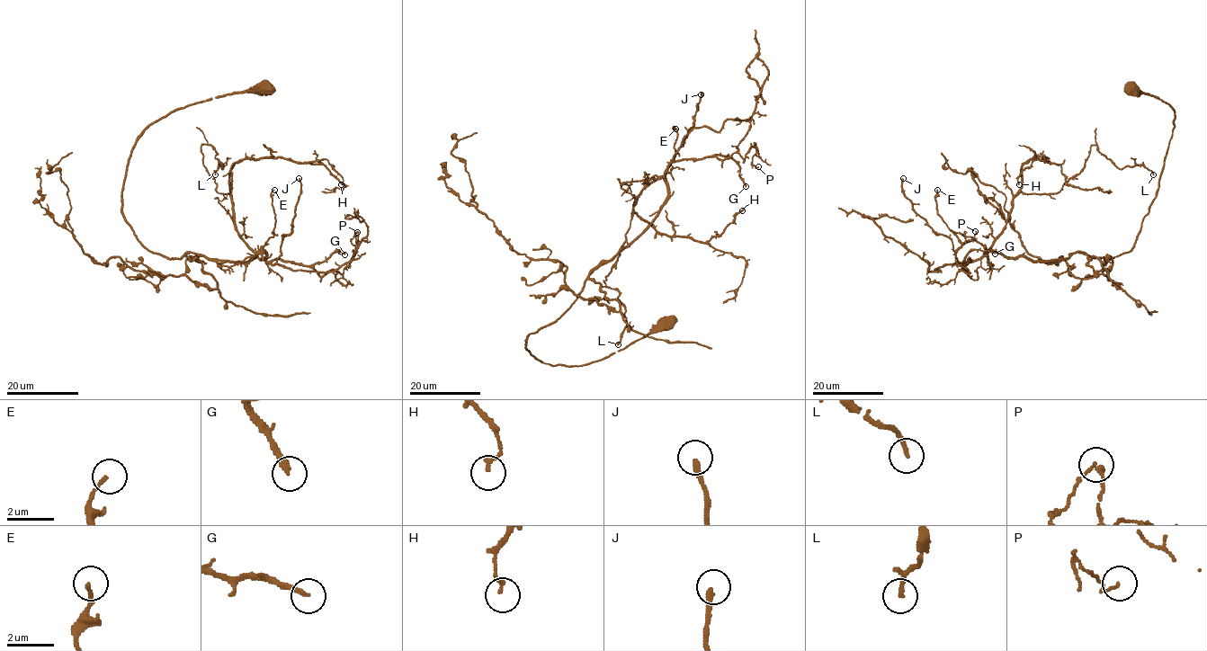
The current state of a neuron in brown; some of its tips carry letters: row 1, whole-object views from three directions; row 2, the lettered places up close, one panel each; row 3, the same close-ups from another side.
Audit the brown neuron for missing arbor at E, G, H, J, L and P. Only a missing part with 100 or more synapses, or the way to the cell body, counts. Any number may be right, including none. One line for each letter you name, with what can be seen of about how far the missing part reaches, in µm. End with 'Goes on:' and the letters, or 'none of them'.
Goes on: none of them

